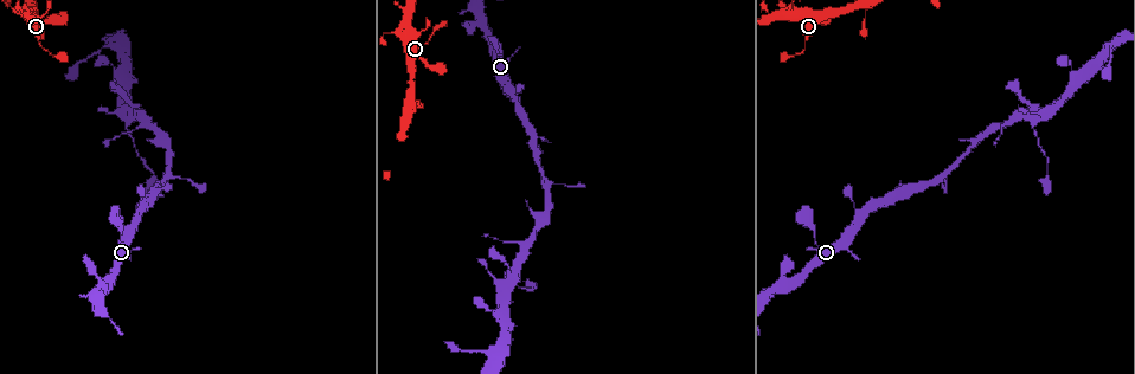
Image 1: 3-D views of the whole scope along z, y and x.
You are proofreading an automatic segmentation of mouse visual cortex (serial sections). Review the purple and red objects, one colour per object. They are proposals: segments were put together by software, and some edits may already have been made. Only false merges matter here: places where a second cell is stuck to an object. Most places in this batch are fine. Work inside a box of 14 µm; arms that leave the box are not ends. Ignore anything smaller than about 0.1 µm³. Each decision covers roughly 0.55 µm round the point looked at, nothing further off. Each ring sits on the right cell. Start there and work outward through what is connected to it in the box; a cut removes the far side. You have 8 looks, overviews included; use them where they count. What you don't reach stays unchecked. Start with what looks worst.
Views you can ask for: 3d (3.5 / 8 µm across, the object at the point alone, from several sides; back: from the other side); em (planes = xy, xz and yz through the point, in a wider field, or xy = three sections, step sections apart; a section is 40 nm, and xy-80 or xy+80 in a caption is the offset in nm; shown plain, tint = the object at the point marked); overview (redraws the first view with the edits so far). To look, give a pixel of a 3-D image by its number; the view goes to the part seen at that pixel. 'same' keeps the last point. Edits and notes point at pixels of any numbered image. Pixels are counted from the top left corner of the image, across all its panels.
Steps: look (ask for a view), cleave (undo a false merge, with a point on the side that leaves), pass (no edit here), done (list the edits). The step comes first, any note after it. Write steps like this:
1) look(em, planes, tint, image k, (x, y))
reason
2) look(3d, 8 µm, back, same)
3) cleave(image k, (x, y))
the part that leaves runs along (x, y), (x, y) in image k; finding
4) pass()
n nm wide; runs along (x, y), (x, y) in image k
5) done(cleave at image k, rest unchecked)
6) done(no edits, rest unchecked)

look(3d, 3.5 µm, back, image 1, (135, 114))
three arms meet

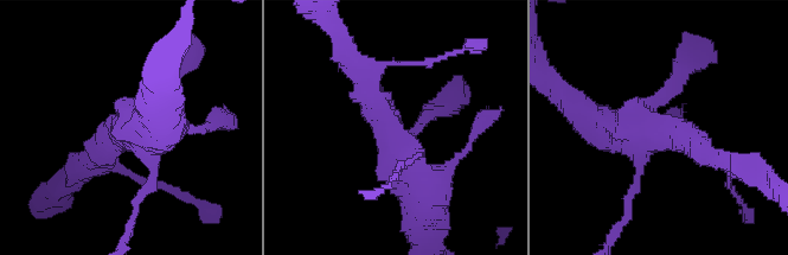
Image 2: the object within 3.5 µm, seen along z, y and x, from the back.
look(em, planes, tint, image 2, (132, 130))

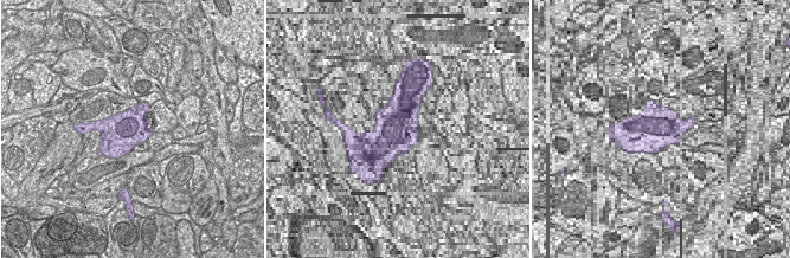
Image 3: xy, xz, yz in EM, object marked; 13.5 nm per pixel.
pass()
runs along (369, 89), (427, 189), (420, 214) in image 2; all the same cell

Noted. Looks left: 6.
look(3d, 3.5 µm, image 1, (790, 13))
small branch off a trunk

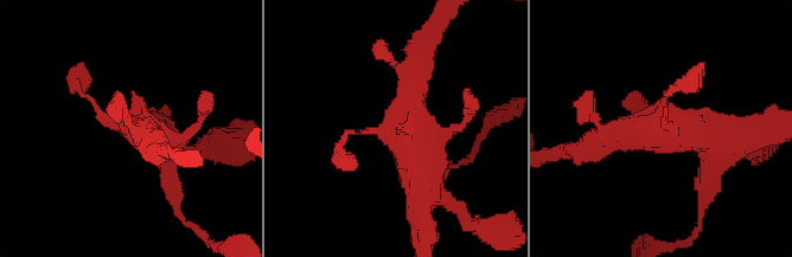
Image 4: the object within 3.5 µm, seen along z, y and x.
look(em, xy, step 2, tint, image 4, (391, 128))

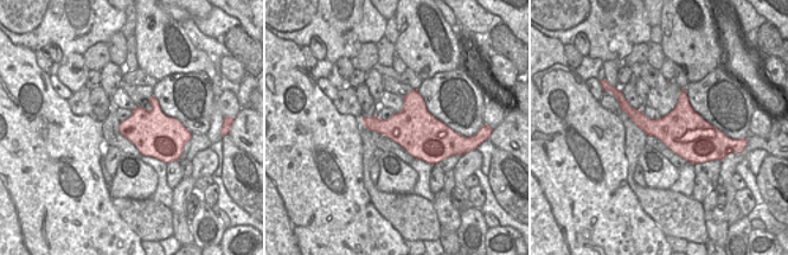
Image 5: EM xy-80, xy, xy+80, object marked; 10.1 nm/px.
pass()
runs along (164, 151), (72, 85) in image 4; one cell here

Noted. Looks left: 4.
look(3d, 3.5 µm, image 1, (1110, 44))
arms part here

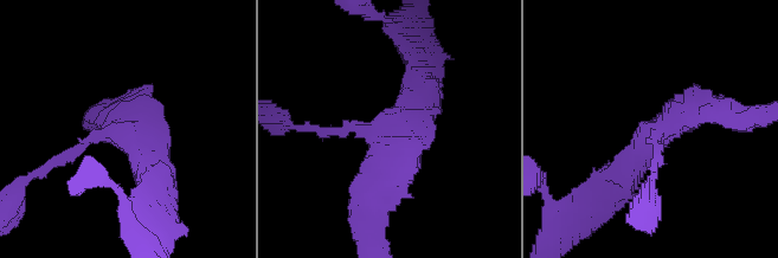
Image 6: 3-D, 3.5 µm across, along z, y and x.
look(em, xy, step 5, tint, image 6, (132, 133))
now the EM

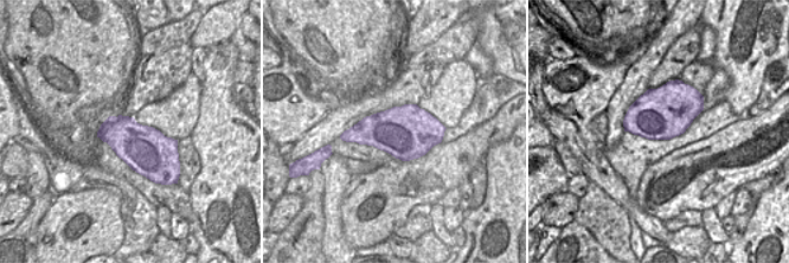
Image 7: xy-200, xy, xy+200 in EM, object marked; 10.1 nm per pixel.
pass()
runs along (605, 193), (679, 116), (714, 116) in image 6; one cell here

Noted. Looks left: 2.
look(3d, 3.5 µm, image 1, (498, 54))
sudden change in width

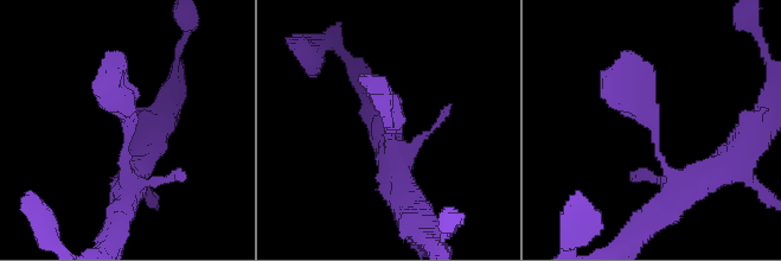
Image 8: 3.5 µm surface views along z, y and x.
look(em, xy, step 2, tint, image 8, (645, 116))
need the tissue

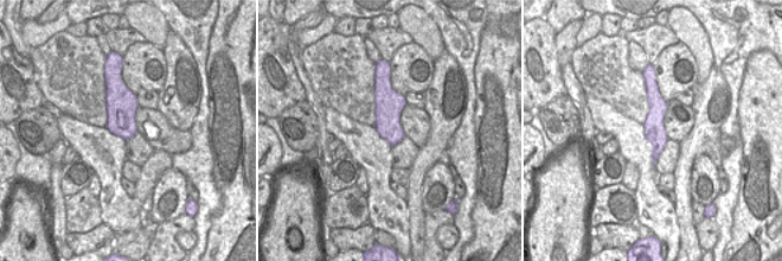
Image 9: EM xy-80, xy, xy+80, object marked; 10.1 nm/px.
pass()
runs along (652, 81), (655, 101), (655, 154) in image 9; all the same cell

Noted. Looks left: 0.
done(no edits, rest unchecked)

